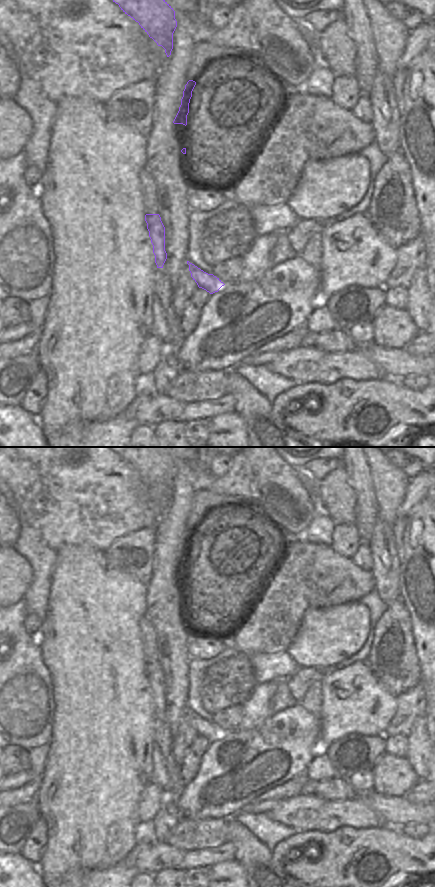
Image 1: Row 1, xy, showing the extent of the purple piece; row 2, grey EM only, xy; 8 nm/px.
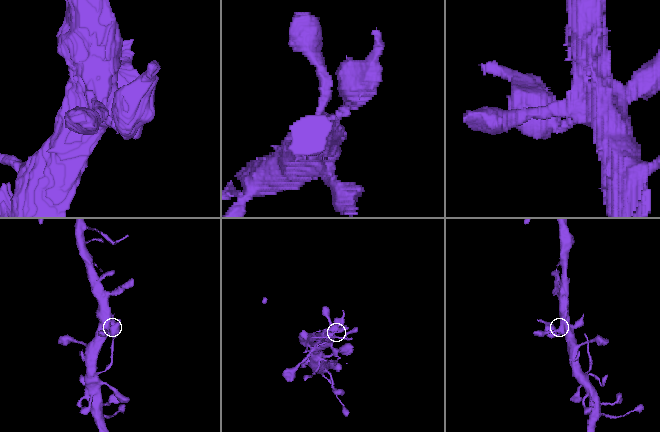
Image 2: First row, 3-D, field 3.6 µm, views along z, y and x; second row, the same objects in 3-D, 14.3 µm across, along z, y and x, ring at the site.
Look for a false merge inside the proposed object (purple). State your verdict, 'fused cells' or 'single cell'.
single cell

